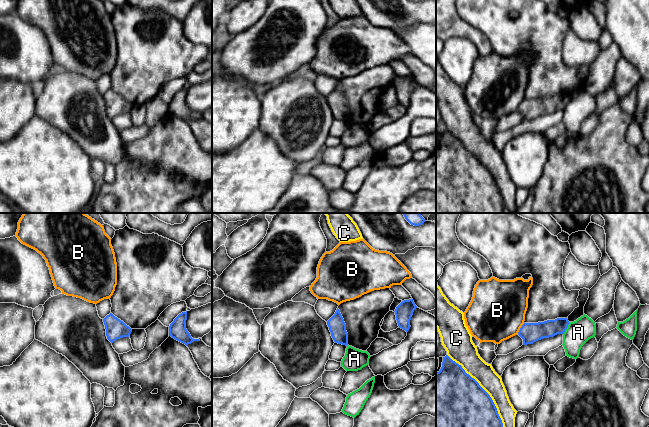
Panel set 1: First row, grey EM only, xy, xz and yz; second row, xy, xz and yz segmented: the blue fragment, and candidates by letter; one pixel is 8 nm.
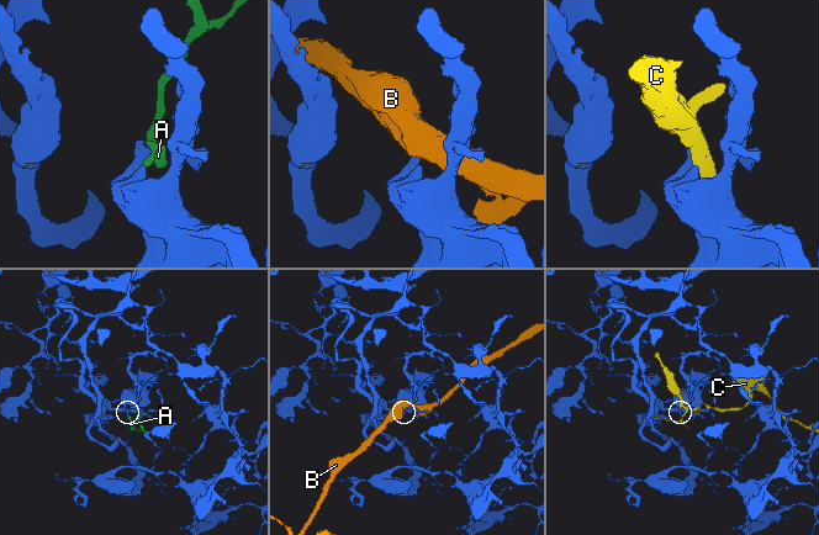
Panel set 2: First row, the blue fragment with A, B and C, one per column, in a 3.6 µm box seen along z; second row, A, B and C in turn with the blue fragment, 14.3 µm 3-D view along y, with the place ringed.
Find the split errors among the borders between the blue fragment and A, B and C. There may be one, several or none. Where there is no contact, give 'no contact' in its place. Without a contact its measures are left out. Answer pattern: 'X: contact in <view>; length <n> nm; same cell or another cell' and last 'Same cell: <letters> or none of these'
A: contact in yz; length 120 nm; another cell
B: contact in yz; length 110 nm; another cell
C: contact in yz; length 750 nm; another cell
Same cell: none of these

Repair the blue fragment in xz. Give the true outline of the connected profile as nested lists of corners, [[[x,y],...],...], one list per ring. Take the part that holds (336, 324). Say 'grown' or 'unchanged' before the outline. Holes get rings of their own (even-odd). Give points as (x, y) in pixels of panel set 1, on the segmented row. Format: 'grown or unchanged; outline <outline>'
unchanged; outline [[[338,308],[335,314],[327,321],[327,325],[334,342],[347,346],[348,333],[346,331],[346,324]]]

